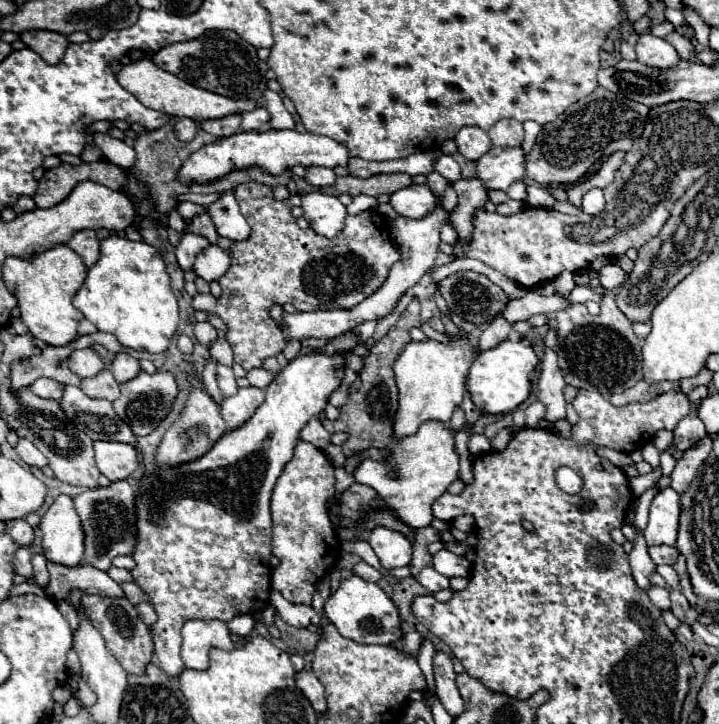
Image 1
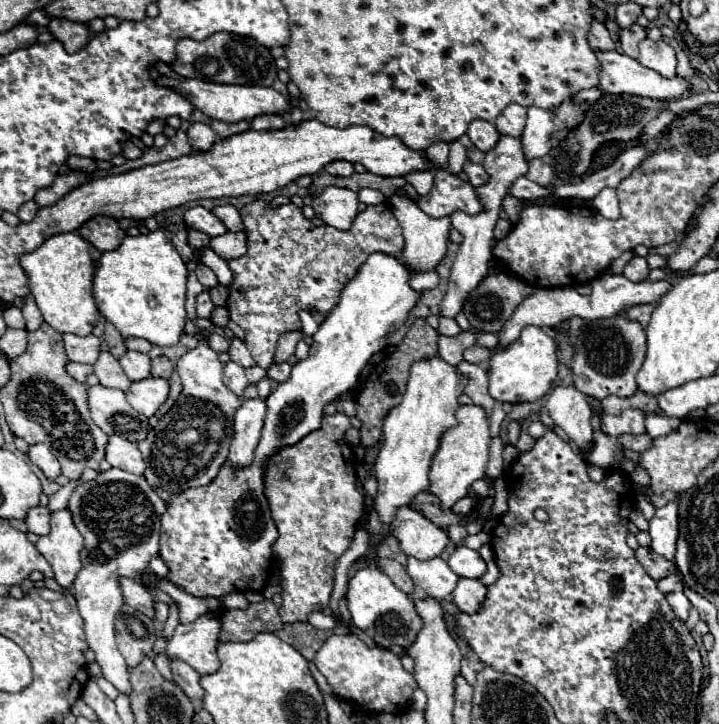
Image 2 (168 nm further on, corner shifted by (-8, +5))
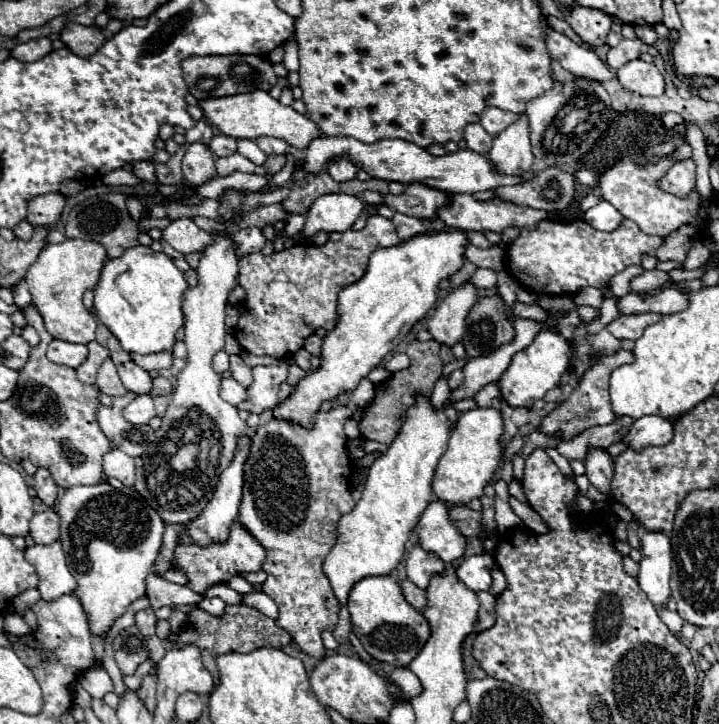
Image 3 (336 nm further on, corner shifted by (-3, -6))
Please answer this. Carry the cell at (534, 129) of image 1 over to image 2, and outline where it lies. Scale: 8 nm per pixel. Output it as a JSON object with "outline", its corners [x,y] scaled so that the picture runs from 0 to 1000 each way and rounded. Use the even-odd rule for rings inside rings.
{"outline":[[[847,70],[847,73],[830,73],[839,98],[836,98],[836,117],[830,123],[808,124],[798,131],[801,141],[825,142],[839,128],[875,128],[875,131],[892,131],[892,134],[903,134],[903,137],[942,137],[950,128],[955,128],[961,123],[961,112],[953,106],[917,106],[917,101],[911,101],[908,95],[900,95],[894,90],[889,90],[886,81],[872,79],[869,73],[858,73],[858,70]]]}

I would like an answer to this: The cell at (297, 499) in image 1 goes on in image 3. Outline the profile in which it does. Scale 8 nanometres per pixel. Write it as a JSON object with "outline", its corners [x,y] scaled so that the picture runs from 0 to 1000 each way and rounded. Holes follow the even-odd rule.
{"outline":[[[506,522],[490,541],[481,561],[467,561],[456,569],[439,569],[431,591],[409,586],[403,580],[373,577],[362,586],[348,610],[348,627],[339,641],[339,677],[331,721],[364,751],[370,773],[364,787],[373,793],[364,804],[364,818],[373,820],[387,837],[384,862],[403,873],[406,884],[431,906],[448,912],[453,898],[448,892],[448,873],[462,873],[470,859],[470,829],[465,826],[456,798],[448,790],[448,776],[470,743],[470,718],[492,702],[487,685],[484,660],[490,655],[490,638],[481,624],[478,583],[490,577],[495,564],[506,564],[520,552],[520,530]]]}

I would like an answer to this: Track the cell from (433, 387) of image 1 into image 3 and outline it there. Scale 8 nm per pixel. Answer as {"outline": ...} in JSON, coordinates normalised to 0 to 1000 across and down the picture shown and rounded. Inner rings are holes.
{"outline":[[[581,547],[579,558],[573,564],[567,564],[565,569],[565,583],[559,586],[559,594],[554,597],[554,602],[548,605],[545,616],[540,619],[540,624],[534,624],[529,633],[523,633],[523,638],[515,644],[512,649],[512,660],[503,677],[501,691],[495,693],[495,699],[478,710],[470,721],[470,749],[467,754],[456,762],[448,787],[451,796],[459,801],[462,818],[467,823],[467,829],[481,837],[484,831],[484,820],[490,815],[490,809],[512,796],[534,796],[542,793],[554,776],[562,768],[562,751],[570,743],[570,735],[576,732],[576,727],[581,724],[587,707],[592,704],[592,699],[601,693],[604,688],[604,677],[601,677],[601,660],[604,660],[604,649],[606,641],[612,635],[612,630],[620,622],[626,605],[626,583],[618,575],[615,566],[604,566],[598,558],[598,550],[592,547]]]}

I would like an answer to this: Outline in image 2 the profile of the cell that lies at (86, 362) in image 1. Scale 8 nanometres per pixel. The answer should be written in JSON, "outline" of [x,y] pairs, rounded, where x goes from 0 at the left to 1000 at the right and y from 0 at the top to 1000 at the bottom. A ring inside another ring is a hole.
{"outline":[[[93,460],[88,463],[88,471],[90,471],[90,488],[96,499],[104,499],[104,501],[129,504],[140,488],[140,468],[132,463],[110,465],[110,463]]]}

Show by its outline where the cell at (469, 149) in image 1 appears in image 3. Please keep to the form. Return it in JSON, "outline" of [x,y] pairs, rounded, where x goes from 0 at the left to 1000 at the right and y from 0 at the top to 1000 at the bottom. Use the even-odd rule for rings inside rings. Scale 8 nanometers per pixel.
{"outline":[[[665,169],[651,171],[645,177],[645,193],[648,193],[651,204],[665,213],[676,213],[684,204],[684,188]]]}

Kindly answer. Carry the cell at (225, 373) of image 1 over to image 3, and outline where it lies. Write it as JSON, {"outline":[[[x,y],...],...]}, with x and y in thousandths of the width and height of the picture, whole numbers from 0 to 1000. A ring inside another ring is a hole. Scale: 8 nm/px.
{"outline":[[[317,519],[317,522],[309,522],[306,547],[309,547],[314,555],[320,555],[323,561],[331,561],[334,555],[342,552],[342,539],[339,539],[323,519]]]}

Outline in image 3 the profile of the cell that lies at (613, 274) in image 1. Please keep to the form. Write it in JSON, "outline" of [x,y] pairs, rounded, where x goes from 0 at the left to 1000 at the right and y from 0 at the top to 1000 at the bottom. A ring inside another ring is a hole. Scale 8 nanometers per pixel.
{"outline":[[[904,373],[904,376],[896,376],[896,378],[885,381],[885,384],[876,390],[876,395],[879,395],[879,403],[907,403],[907,401],[924,398],[926,390],[932,390],[929,376]]]}

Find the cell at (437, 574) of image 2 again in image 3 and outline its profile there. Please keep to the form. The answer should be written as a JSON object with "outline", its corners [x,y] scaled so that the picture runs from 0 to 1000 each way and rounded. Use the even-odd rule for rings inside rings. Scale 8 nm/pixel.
{"outline":[[[579,751],[576,760],[565,771],[567,801],[573,801],[584,812],[592,812],[601,793],[612,793],[612,790],[618,790],[618,785],[620,785],[620,779],[615,773],[609,773],[609,768],[604,768],[604,762],[592,762],[584,751]]]}

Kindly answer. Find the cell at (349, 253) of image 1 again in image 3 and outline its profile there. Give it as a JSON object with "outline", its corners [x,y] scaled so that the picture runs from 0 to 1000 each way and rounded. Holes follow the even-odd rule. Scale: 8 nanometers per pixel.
{"outline":[[[515,298],[498,320],[462,320],[451,340],[412,337],[376,354],[364,348],[337,354],[331,390],[342,401],[342,414],[337,417],[334,442],[325,456],[328,470],[348,489],[403,494],[403,486],[414,486],[439,453],[465,456],[470,445],[470,403],[506,381],[515,351],[556,334],[545,304]]]}

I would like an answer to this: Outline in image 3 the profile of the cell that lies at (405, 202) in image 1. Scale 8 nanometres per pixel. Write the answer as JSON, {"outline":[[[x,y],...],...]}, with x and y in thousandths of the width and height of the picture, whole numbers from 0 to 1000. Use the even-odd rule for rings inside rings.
{"outline":[[[631,268],[626,271],[626,285],[623,287],[612,287],[612,304],[620,312],[629,315],[640,315],[640,318],[662,318],[662,320],[701,320],[707,312],[715,315],[745,315],[754,304],[762,301],[759,290],[743,290],[734,285],[720,285],[712,279],[701,279],[701,276],[679,276],[679,279],[668,279],[662,276],[656,268]]]}

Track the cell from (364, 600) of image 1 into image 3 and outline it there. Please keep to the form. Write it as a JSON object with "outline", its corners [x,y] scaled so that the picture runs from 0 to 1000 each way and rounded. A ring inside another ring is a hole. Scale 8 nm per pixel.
{"outline":[[[515,796],[492,807],[484,829],[484,843],[490,851],[490,865],[501,881],[509,901],[542,920],[565,920],[581,906],[592,884],[598,881],[598,865],[587,845],[573,840],[559,823],[554,798],[540,796]]]}

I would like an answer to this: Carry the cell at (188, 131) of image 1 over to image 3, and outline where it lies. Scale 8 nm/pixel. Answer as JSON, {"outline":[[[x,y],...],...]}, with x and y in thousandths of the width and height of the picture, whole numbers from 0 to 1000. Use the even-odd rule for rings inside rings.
{"outline":[[[278,196],[264,199],[253,221],[253,238],[261,254],[281,257],[289,249],[295,249],[300,243],[300,232],[298,232],[298,213],[292,210],[292,204]]]}

